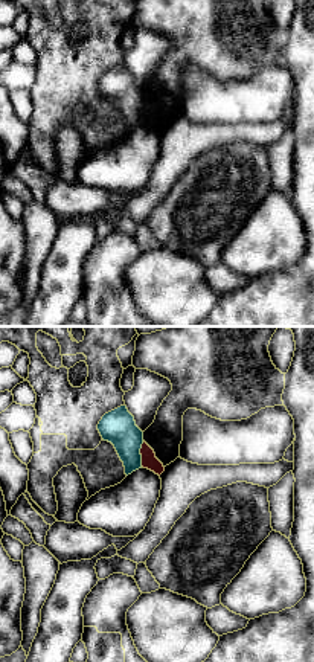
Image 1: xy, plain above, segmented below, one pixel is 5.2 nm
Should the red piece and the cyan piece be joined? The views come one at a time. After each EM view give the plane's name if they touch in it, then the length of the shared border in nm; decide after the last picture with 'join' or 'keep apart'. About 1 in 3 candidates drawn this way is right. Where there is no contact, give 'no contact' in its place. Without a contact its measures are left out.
contact in xy; length 140 nm

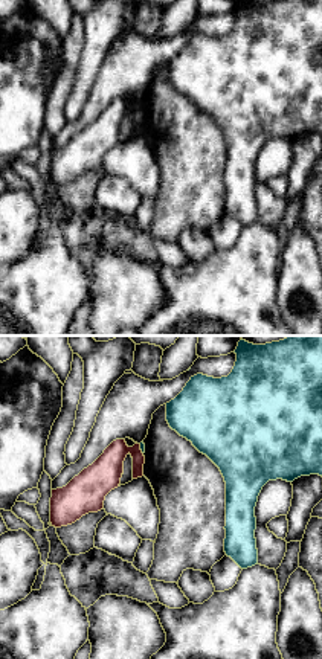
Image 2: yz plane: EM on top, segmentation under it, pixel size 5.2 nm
contact in yz; length 60 nm

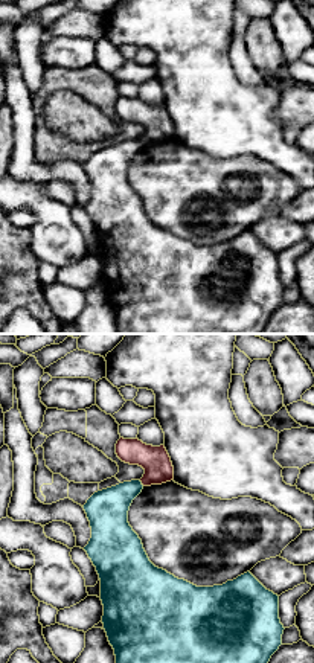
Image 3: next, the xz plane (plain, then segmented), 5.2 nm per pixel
contact in xz; length 40 nm

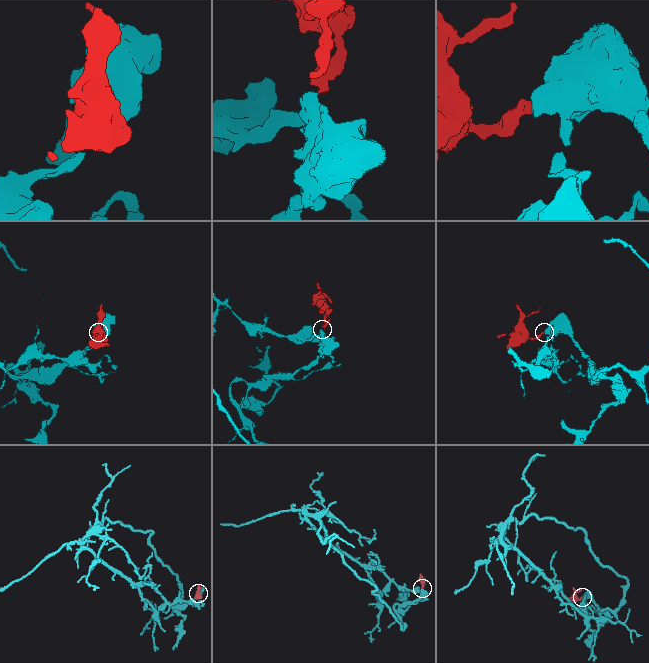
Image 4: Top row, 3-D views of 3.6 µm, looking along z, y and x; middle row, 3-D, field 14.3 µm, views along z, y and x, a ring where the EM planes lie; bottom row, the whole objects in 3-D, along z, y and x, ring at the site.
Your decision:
keep apart

